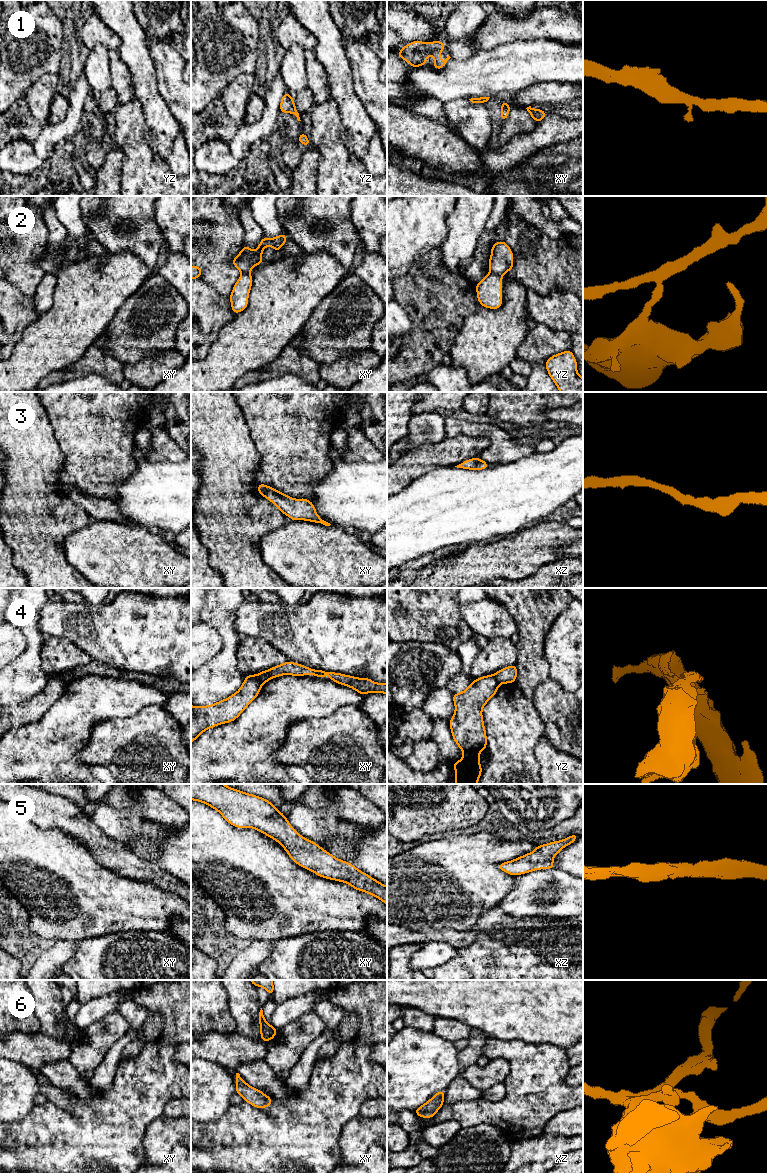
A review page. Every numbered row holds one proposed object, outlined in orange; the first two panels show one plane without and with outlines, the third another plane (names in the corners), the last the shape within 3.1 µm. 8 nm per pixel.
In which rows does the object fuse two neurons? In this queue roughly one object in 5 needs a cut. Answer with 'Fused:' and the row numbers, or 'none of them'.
Fused: 2, 4

